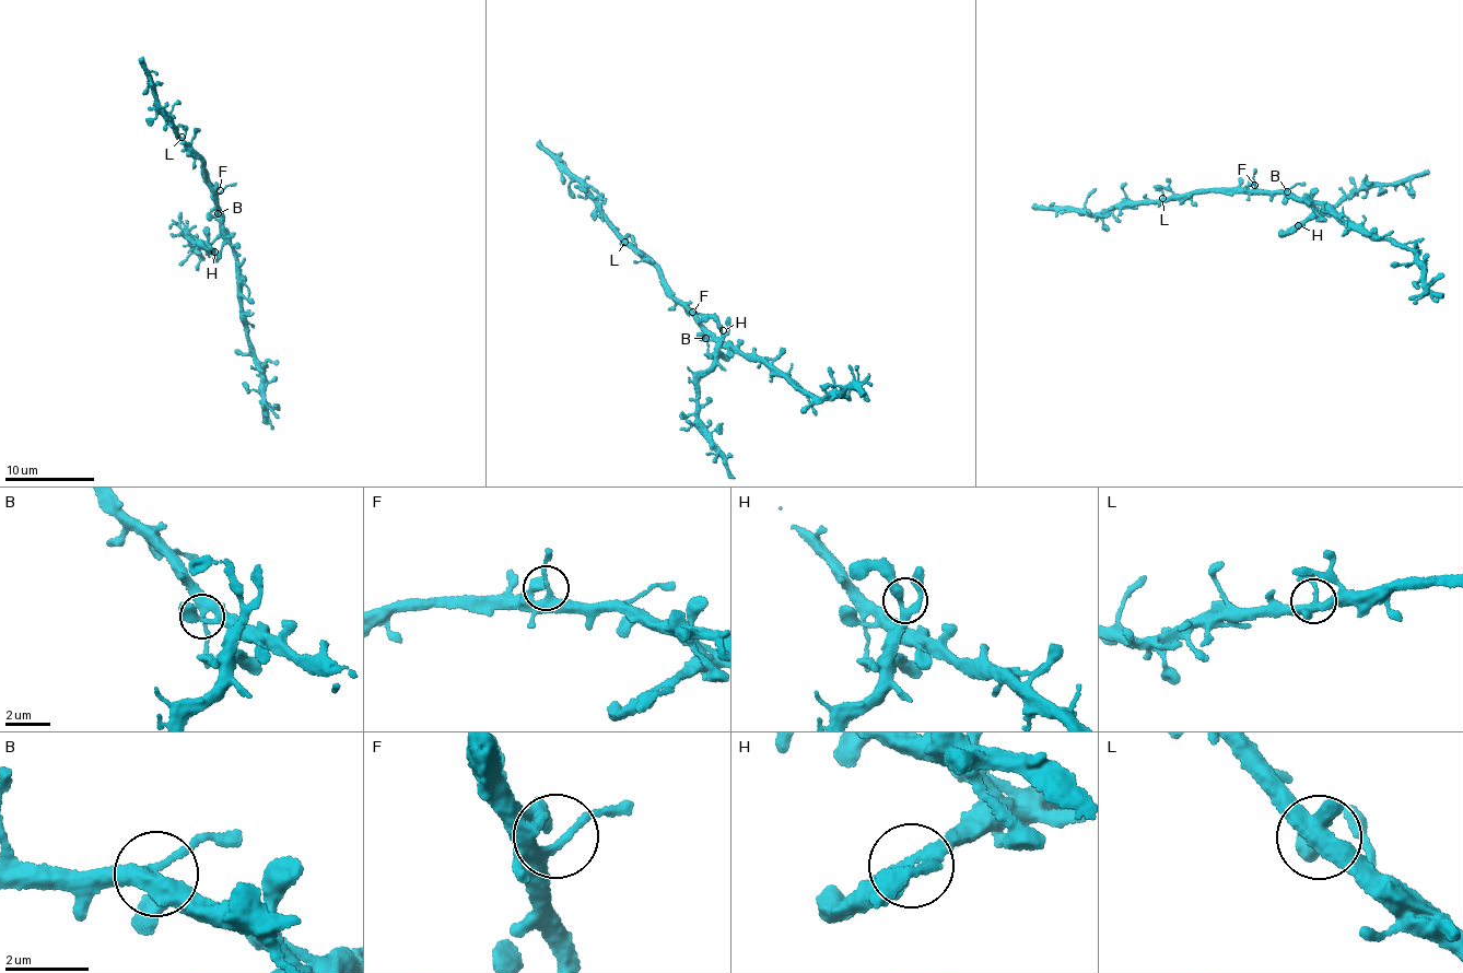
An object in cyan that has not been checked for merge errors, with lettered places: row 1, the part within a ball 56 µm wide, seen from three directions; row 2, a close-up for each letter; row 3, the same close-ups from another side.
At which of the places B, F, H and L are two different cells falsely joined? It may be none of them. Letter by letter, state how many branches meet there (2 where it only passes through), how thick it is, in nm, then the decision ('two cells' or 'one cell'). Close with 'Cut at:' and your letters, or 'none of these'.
B: 3 branches meet; 320 nm thick; one cell
F: 3 branches meet; 240 nm thick; one cell
H: 3 branches meet; 300 nm thick; one cell
L: 3 branches meet; 380 nm thick; one cell
Cut at: none of these

